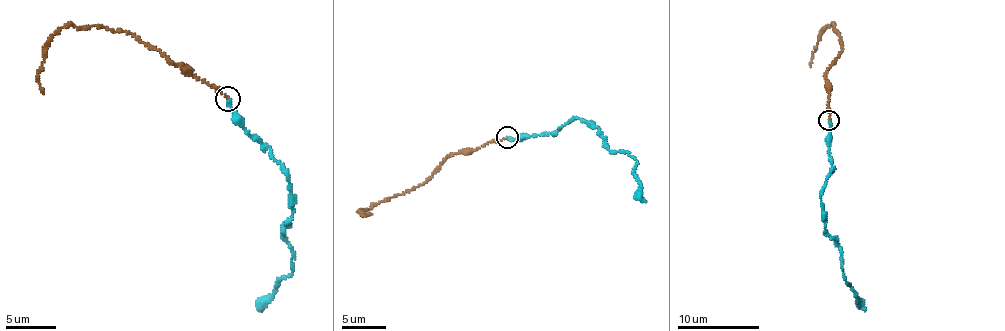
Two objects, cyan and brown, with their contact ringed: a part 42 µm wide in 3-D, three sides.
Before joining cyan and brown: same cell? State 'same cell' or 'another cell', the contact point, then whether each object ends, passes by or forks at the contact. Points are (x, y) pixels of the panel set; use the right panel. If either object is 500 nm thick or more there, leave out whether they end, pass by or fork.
another cell; at (829, 120); cyan ends there; brown ends there

